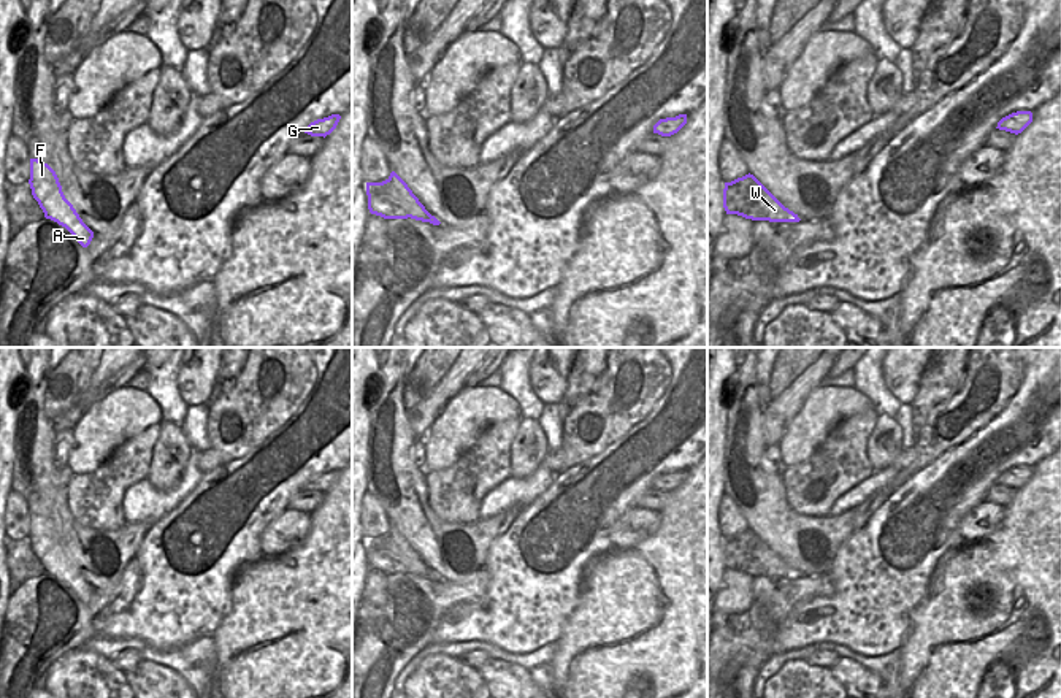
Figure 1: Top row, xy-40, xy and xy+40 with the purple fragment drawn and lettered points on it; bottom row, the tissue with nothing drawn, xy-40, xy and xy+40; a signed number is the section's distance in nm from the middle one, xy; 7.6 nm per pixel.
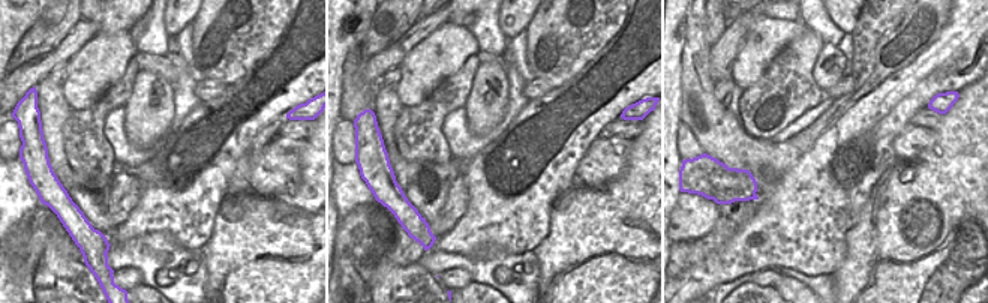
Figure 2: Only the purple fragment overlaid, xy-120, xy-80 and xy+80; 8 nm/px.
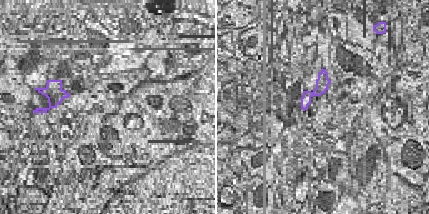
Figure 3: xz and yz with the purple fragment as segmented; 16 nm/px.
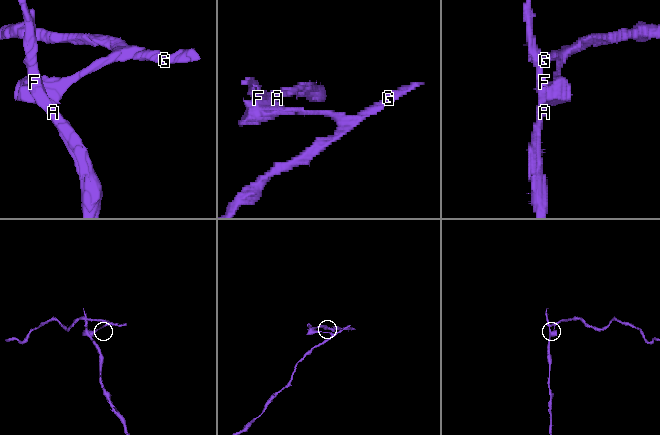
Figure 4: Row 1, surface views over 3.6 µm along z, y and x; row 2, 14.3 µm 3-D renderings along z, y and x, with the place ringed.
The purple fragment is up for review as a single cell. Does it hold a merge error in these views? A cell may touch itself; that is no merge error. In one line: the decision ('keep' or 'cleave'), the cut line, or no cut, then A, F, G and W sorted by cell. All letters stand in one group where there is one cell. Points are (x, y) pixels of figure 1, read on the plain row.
cleave; cut in xy along (389, 532), (392, 551), (408, 571); A F / G W

